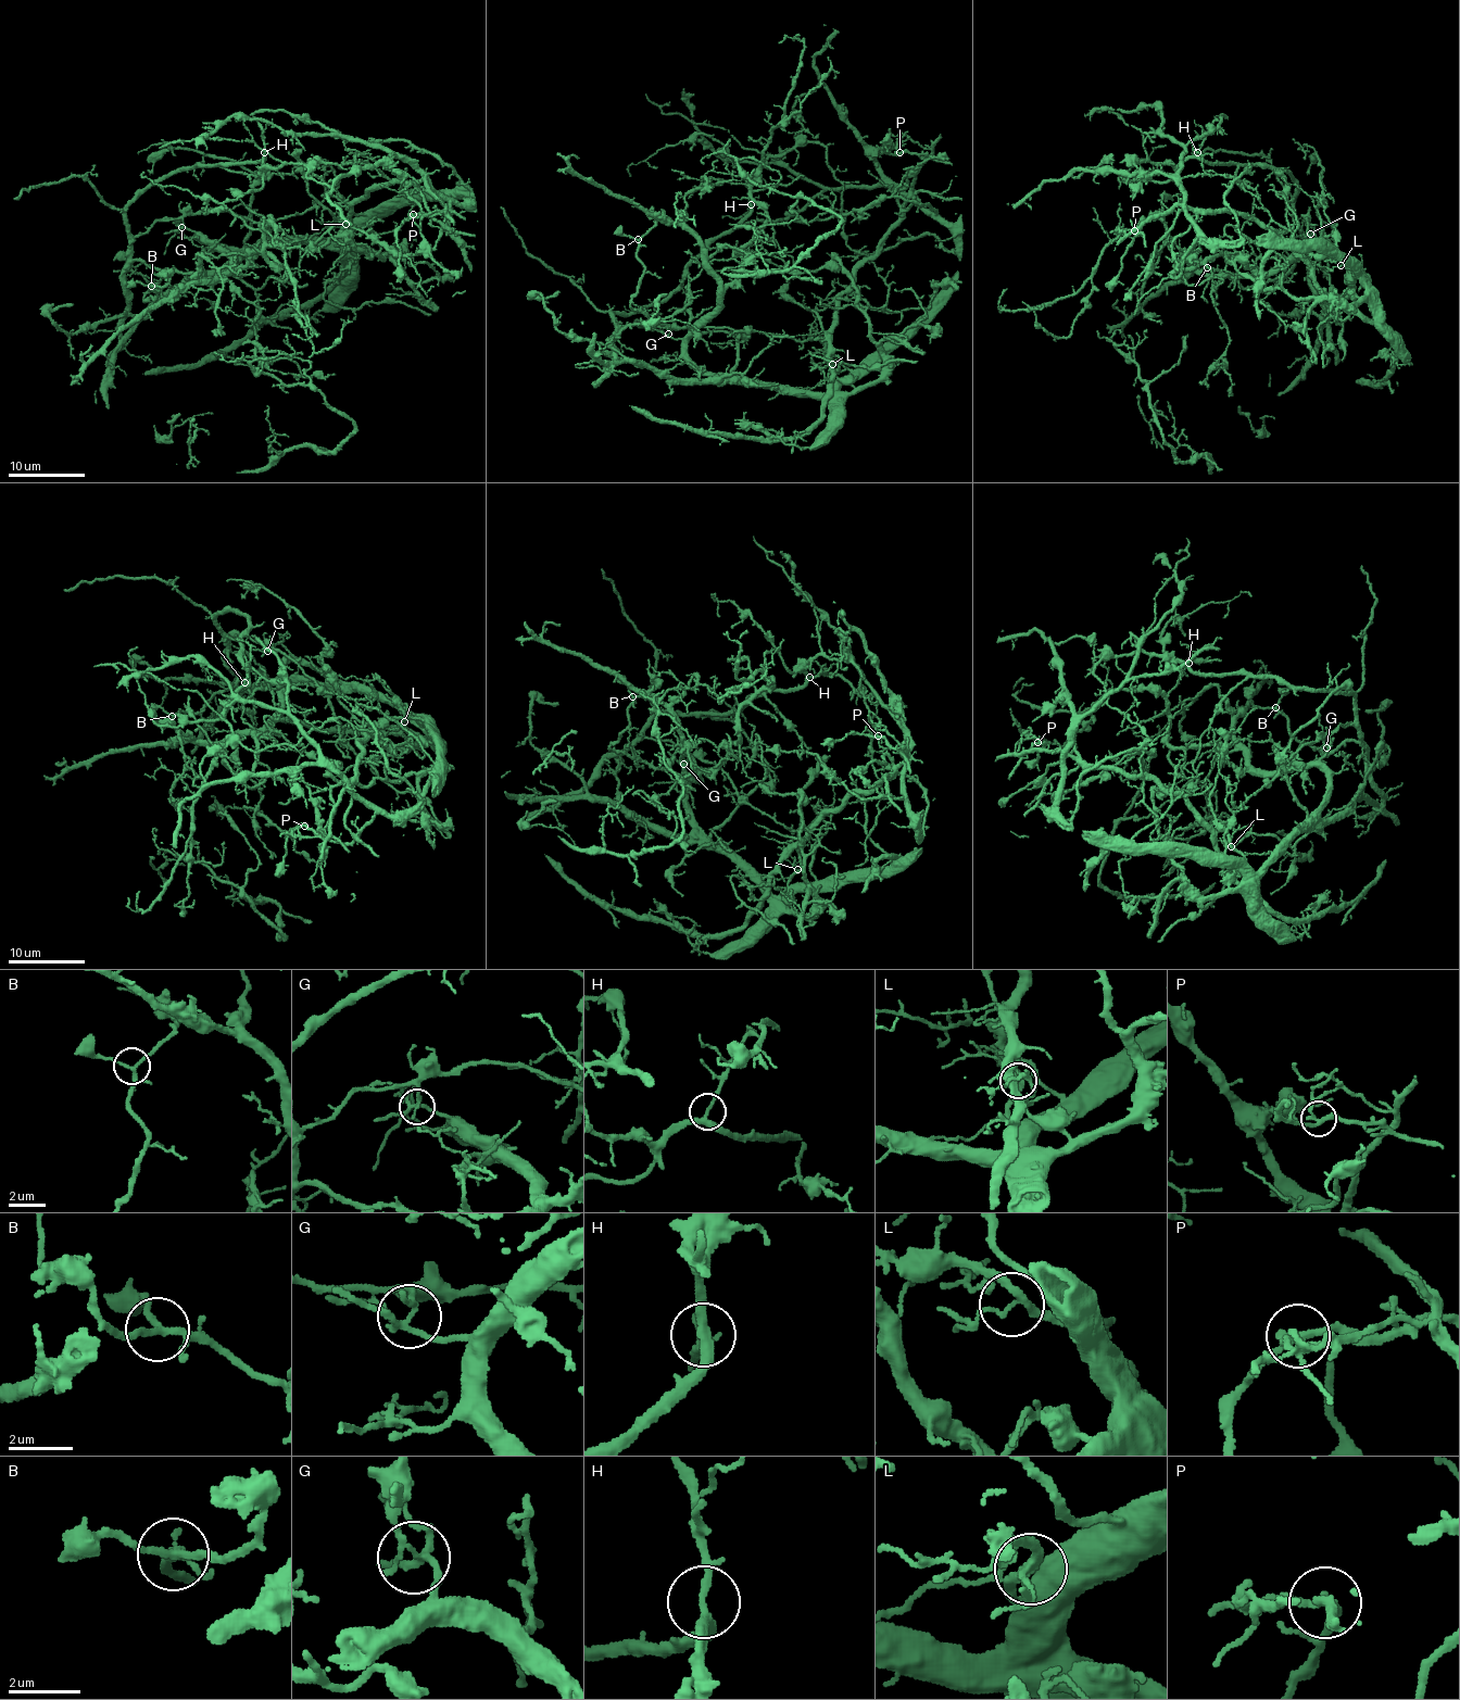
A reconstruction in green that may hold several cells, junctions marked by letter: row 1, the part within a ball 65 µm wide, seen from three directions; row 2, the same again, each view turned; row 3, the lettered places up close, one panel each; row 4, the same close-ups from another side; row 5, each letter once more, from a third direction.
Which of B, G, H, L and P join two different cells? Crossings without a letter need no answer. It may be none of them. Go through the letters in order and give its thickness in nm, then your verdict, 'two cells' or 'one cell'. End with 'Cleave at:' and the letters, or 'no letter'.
B: 190 nm | one cell
G: 180 nm | two cells
H: 240 nm | one cell
L: 200 nm | one cell
P: 220 nm | one cell
Cleave at: G

